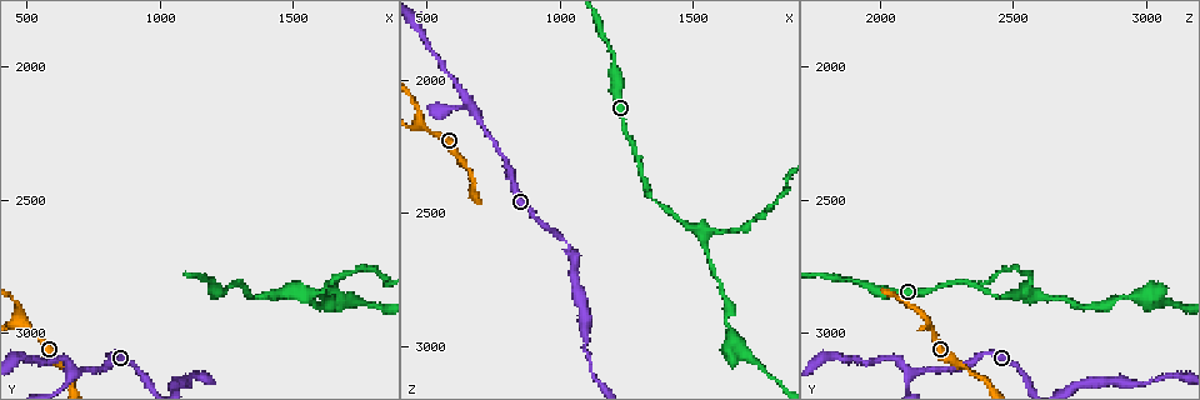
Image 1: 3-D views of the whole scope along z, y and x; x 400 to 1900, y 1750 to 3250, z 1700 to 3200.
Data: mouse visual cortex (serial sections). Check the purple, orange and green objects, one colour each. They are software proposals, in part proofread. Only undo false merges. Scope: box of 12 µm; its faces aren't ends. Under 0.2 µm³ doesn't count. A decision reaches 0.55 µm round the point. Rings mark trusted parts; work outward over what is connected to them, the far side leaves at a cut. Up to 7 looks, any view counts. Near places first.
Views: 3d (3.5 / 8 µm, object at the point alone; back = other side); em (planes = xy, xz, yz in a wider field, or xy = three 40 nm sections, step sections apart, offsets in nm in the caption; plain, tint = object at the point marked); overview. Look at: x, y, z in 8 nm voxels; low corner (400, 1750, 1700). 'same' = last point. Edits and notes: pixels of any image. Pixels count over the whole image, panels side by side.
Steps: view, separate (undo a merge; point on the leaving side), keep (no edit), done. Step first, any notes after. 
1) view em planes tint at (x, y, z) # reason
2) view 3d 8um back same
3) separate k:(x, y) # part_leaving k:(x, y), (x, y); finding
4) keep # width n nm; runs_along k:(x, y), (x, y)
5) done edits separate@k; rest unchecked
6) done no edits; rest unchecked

view 3d 8um at (500, 2970, 2180) # arms part here

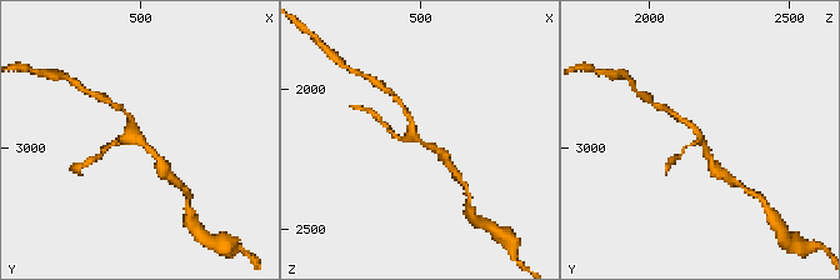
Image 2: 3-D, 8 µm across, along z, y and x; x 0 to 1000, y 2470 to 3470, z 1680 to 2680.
view em xy step 1 tint at (500, 2960, 2180)

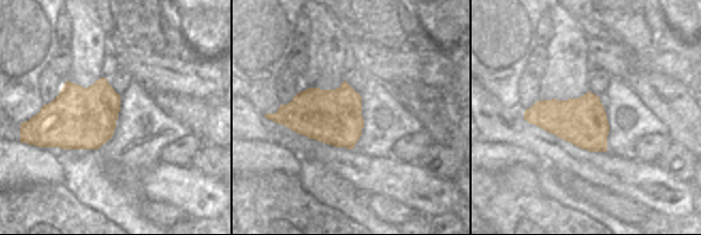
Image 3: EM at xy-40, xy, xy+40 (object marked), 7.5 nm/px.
keep # runs_along 2:(713, 165), (699, 133), (678, 116); one cell here

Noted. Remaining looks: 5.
view 3d 3.5um at (680, 3150, 2120) # three-way junction

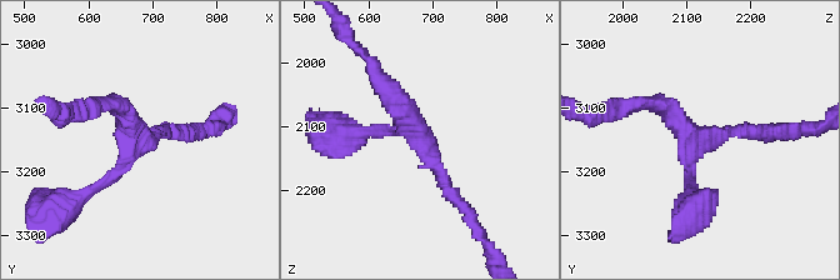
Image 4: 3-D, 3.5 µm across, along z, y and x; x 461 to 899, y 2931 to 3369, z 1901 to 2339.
view em xy step 2 tint at (685, 3150, 2125) # arms 3; arm_widths 150, 150, 250 nm

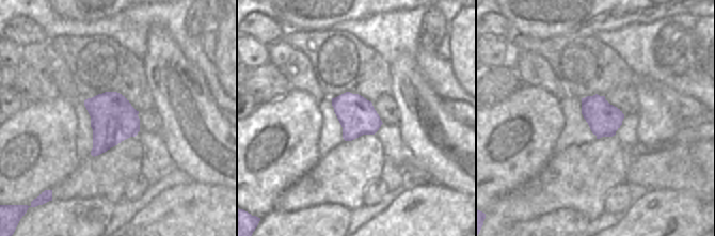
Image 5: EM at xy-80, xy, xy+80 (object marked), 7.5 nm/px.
keep # runs_along 4:(465, 209), (384, 84); all the same cell

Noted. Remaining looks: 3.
view 3d 8um at (1630, 2820, 2560)

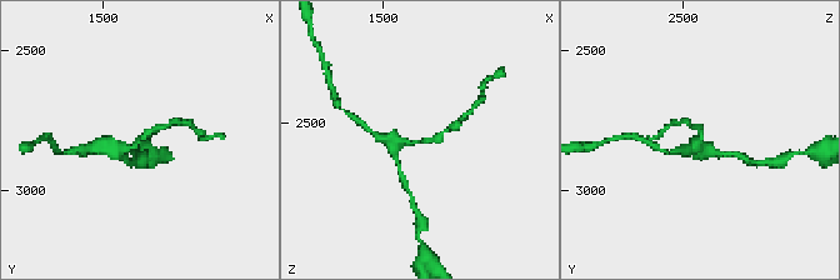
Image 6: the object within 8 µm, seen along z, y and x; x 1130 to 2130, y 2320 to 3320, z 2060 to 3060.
view 3d 3.5um at (1630, 2820, 2570) # closer look

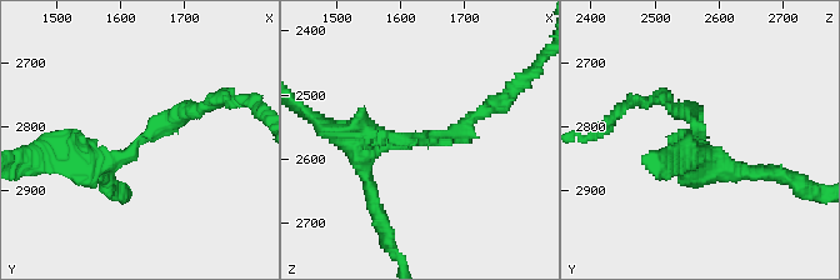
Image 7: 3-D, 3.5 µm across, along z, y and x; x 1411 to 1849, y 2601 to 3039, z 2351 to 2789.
view em planes tint at (1640, 2810, 2570) # arm_widths 200, 350 nm; now the EM

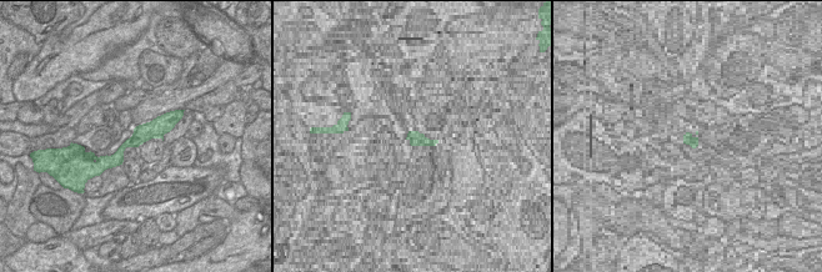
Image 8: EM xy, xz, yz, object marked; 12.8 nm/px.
keep # runs_along 7:(76, 159), (119, 159), (210, 105); continuous, no second cell

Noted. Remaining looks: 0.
done no edits; rest unchecked

